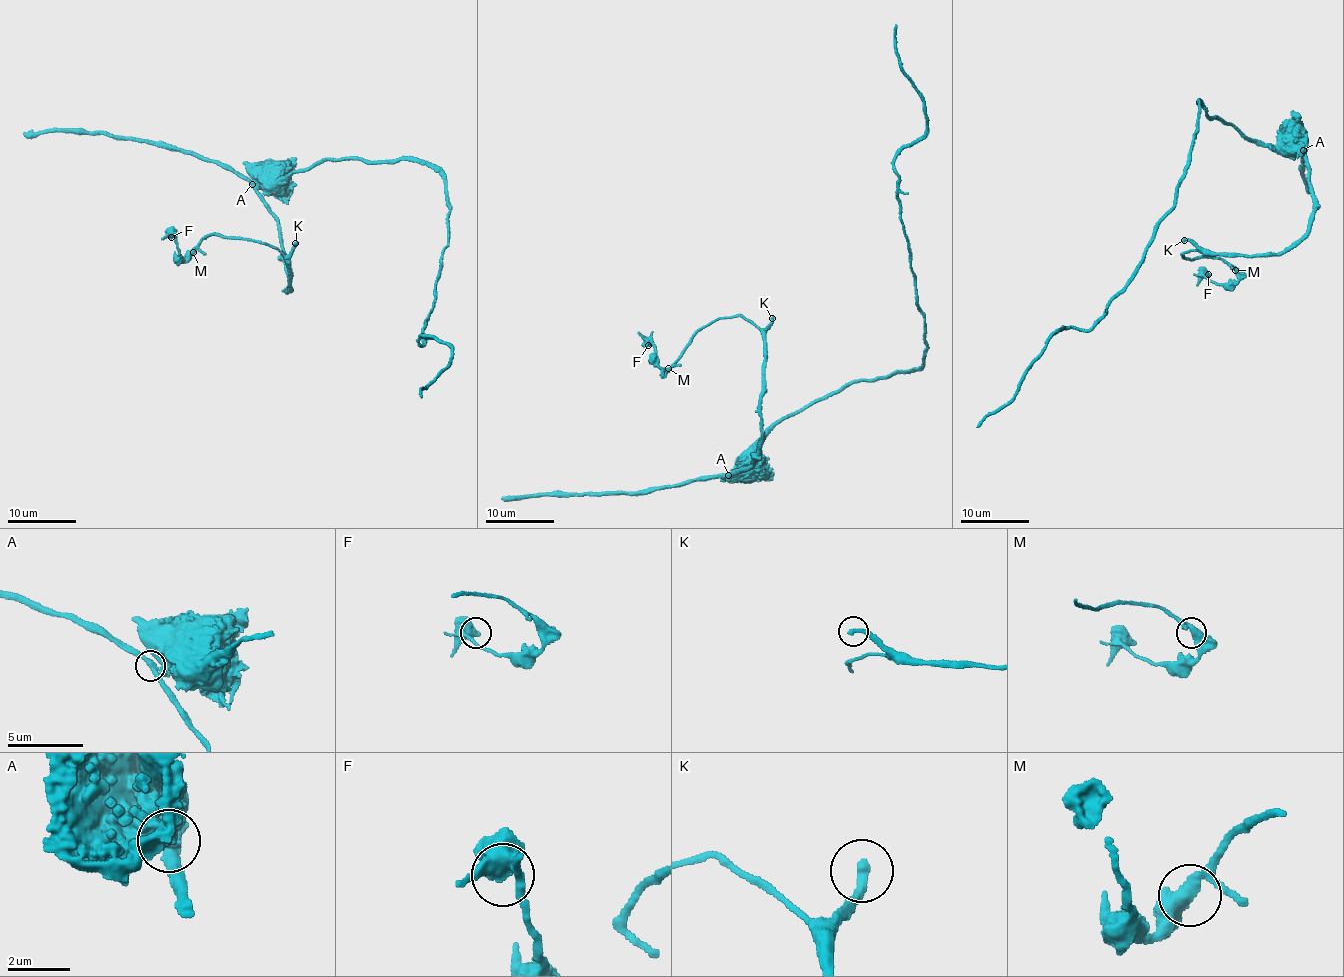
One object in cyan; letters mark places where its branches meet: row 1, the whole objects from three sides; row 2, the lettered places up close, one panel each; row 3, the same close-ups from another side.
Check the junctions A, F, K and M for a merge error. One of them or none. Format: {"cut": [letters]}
{"cut": ["A"]}

